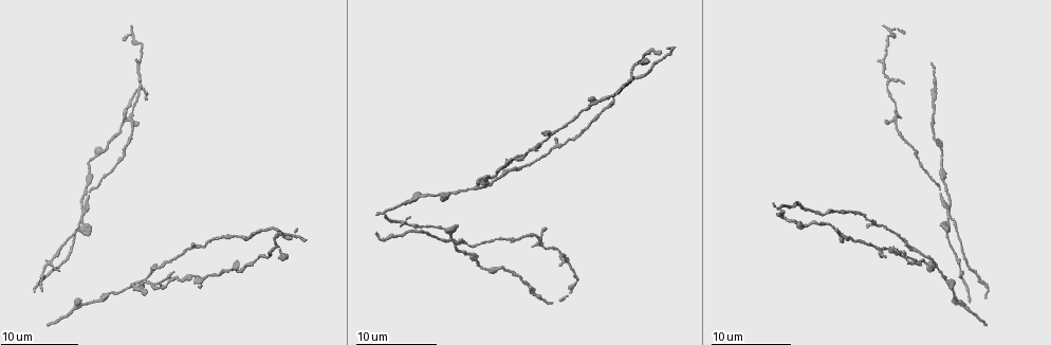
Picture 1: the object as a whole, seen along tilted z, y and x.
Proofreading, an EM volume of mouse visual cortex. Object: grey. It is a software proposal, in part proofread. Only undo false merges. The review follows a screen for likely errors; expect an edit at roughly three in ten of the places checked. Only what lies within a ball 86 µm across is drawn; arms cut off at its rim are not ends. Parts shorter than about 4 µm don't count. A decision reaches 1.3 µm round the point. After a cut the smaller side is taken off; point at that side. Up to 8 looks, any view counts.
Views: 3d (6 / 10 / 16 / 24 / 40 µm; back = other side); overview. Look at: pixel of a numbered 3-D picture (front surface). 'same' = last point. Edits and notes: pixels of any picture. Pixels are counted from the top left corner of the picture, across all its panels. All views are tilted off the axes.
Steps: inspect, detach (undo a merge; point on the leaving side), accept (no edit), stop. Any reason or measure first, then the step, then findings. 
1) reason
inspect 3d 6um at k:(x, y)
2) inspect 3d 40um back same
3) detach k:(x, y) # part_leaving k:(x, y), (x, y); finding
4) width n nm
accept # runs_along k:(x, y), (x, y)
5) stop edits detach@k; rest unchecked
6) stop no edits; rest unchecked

arms part here
inspect 3d 6um at 1:(450, 240)

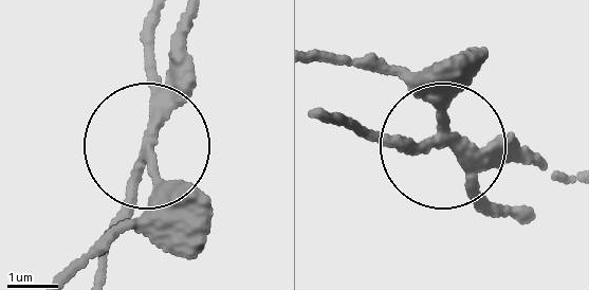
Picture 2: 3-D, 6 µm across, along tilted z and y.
detach 2:(163, 183) # part_leaving 2:(152, 112), (157, 25); two cells meet here

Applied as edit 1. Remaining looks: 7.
a narrow waist
inspect 3d 16um at 1:(536, 234)

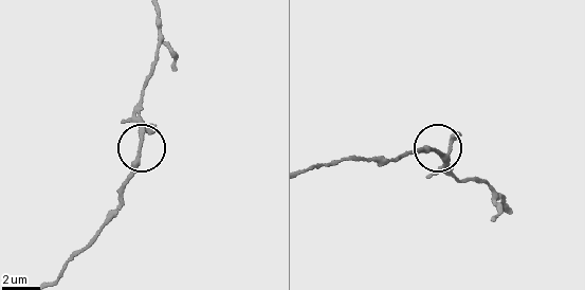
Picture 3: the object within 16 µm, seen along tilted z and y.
zoom in
inspect 3d 6um at 3:(439, 151)

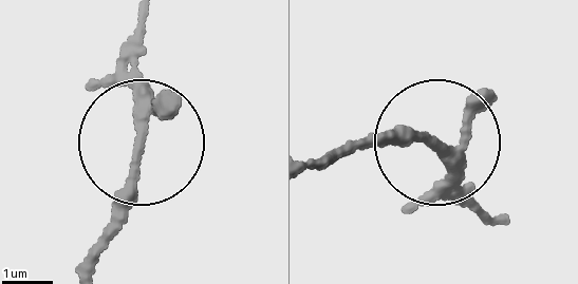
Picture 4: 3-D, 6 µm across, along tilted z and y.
accept # runs_along 4:(86, 266), (138, 137), (138, 12); one cell here

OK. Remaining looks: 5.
two arms in line, one across
inspect 3d 10um at 1:(869, 220)

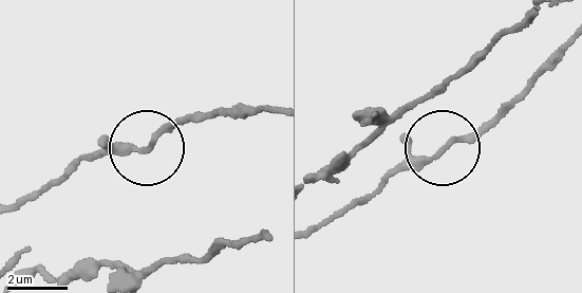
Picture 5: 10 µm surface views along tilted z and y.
inspect 3d 10um back at 5:(436, 153)

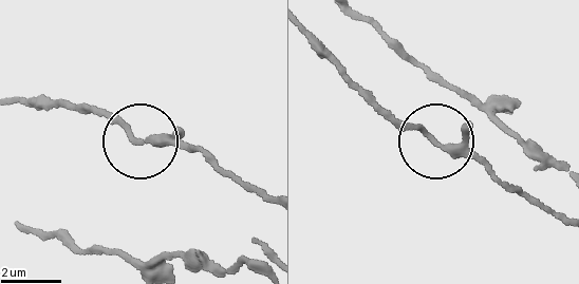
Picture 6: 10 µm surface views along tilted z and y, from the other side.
arms 3
accept # runs_along 6:(265, 192), (216, 169), (192, 148), (134, 138), (91, 103); one cell here

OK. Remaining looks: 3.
calibre changes
inspect 3d 16um at 1:(474, 187)

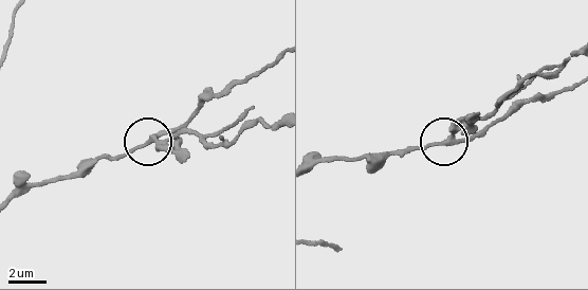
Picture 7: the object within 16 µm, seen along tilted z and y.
arms 3
detach 7:(176, 136) # two cells meet here

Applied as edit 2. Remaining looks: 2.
stop edits detach@2, detach@7; rest unchecked

